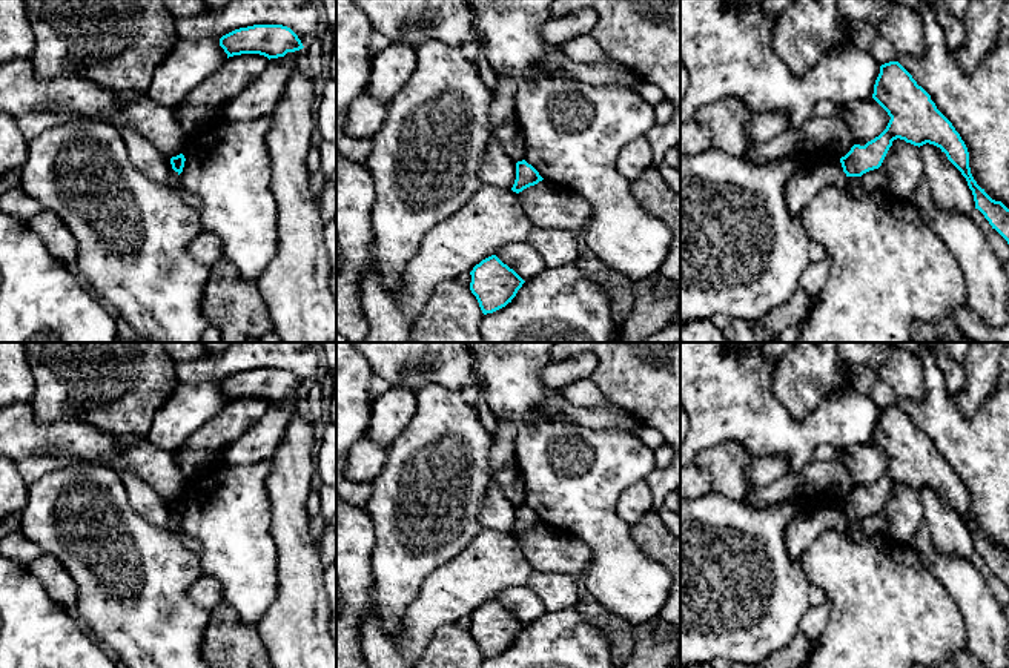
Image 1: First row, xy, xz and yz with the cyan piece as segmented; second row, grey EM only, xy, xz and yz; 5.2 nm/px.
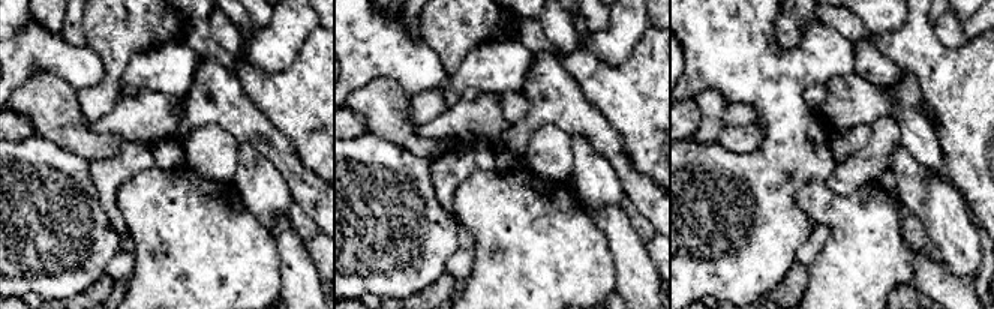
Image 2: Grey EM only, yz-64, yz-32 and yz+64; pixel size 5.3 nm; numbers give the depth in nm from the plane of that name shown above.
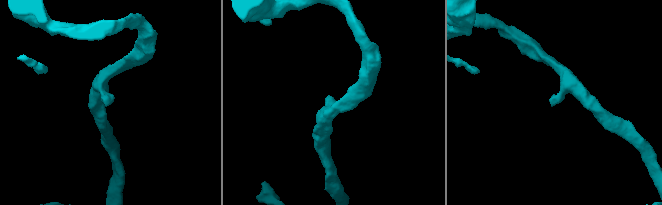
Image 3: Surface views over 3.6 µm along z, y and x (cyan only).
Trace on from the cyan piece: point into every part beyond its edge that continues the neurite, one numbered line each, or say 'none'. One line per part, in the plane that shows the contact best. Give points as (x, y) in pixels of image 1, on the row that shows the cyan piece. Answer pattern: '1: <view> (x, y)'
none

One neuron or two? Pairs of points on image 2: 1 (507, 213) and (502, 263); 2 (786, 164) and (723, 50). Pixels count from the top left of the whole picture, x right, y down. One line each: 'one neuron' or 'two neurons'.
1: one neuron
2: one neuron

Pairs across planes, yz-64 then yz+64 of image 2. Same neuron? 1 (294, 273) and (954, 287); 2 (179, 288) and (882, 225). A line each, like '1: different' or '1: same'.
1: different
2: same

